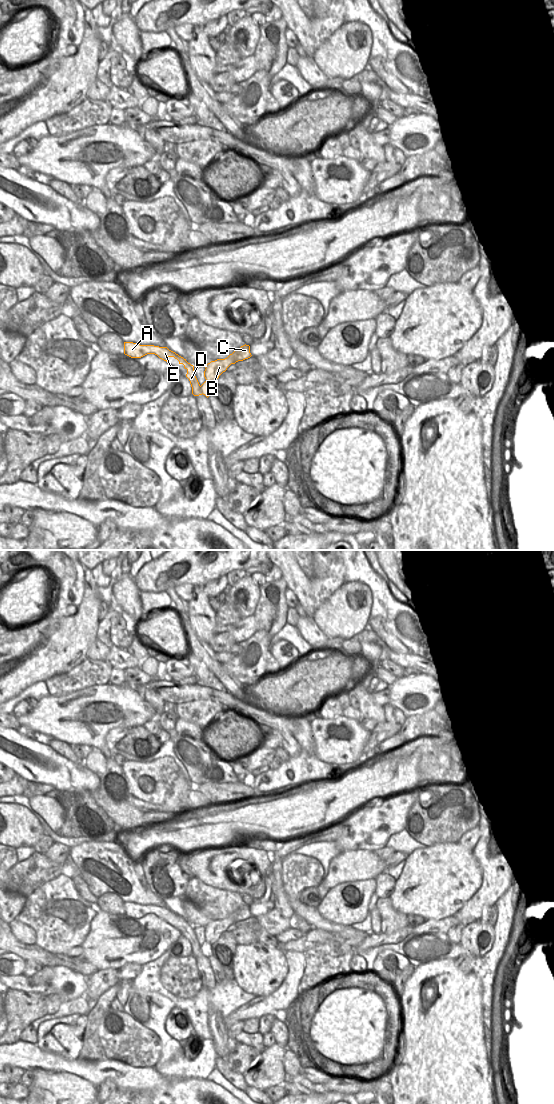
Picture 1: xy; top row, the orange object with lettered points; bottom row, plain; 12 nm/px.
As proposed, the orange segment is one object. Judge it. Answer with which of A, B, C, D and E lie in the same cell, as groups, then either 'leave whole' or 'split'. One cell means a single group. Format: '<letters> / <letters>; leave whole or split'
A D E / B C; split

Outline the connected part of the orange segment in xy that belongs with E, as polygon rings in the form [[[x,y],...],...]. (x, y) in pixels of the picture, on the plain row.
[[[124,902],[124,914],[131,918],[141,918],[147,914],[155,914],[160,919],[166,922],[168,917],[174,917],[179,921],[179,924],[183,924],[184,928],[187,930],[186,937],[190,941],[192,947],[192,954],[194,956],[199,956],[203,954],[201,946],[194,933],[194,926],[188,923],[186,919],[184,919],[183,917],[169,910],[167,907],[159,907],[154,905],[140,905],[138,903],[133,902]]]

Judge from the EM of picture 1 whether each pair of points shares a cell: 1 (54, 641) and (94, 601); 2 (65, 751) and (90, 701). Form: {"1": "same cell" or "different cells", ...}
{"1": "same cell", "2": "different cells"}

